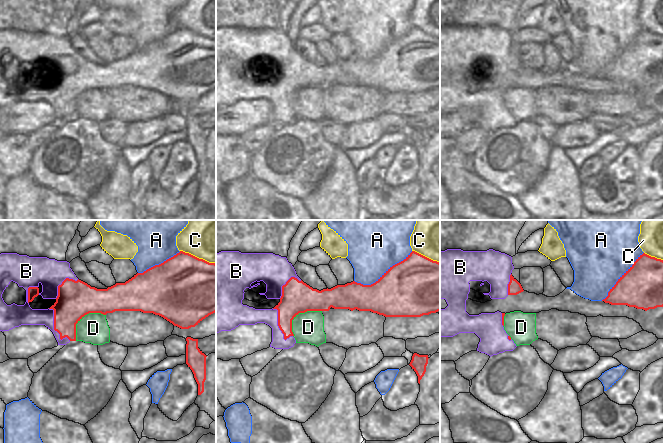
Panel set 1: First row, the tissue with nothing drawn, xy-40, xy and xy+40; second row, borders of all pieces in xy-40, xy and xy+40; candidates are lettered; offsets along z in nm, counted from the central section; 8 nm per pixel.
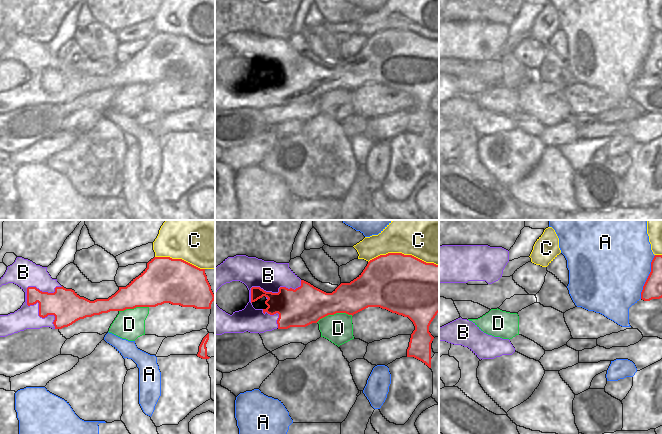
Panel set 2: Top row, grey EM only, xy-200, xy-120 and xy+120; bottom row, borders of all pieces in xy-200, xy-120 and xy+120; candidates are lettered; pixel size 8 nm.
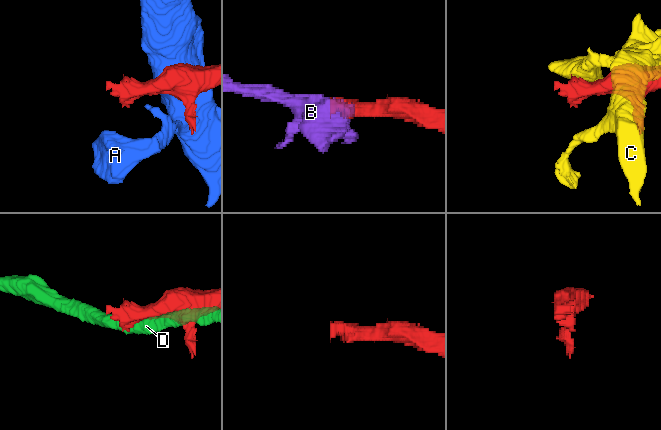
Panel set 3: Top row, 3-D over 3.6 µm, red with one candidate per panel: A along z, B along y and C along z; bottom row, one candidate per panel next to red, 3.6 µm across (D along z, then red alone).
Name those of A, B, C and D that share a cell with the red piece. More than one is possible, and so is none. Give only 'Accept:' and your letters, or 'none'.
Accept: B

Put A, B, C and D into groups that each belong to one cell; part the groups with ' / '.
A / B / C / D

